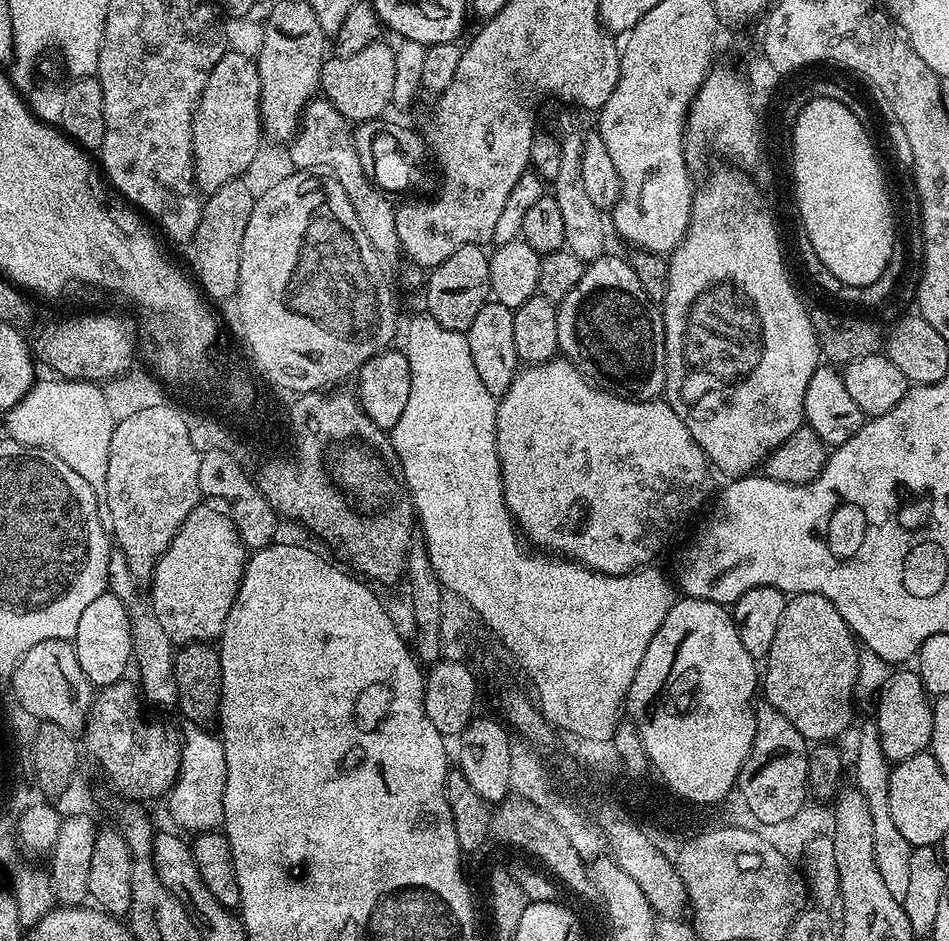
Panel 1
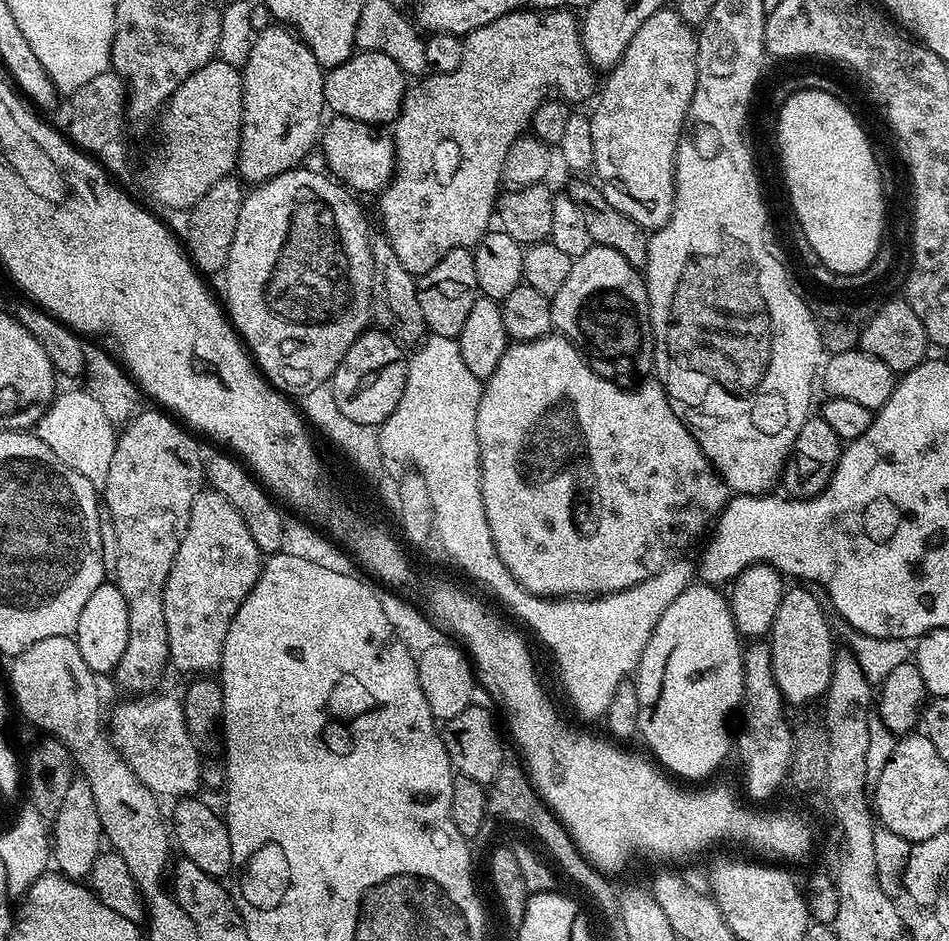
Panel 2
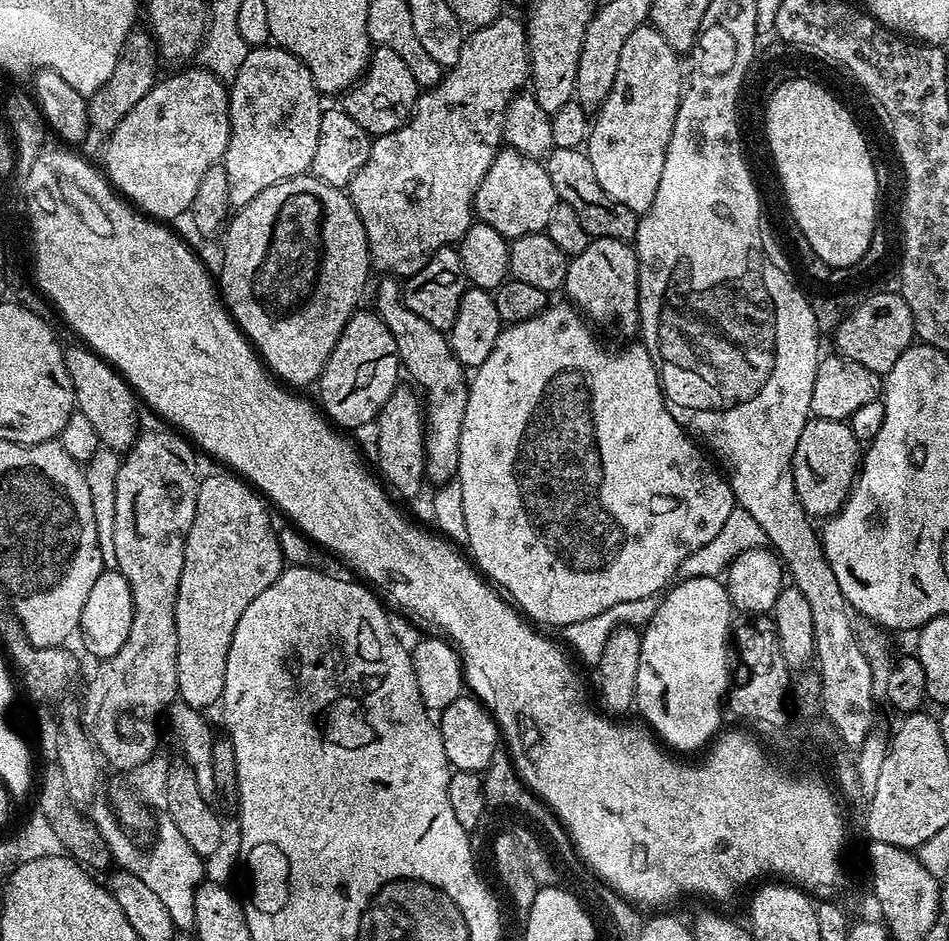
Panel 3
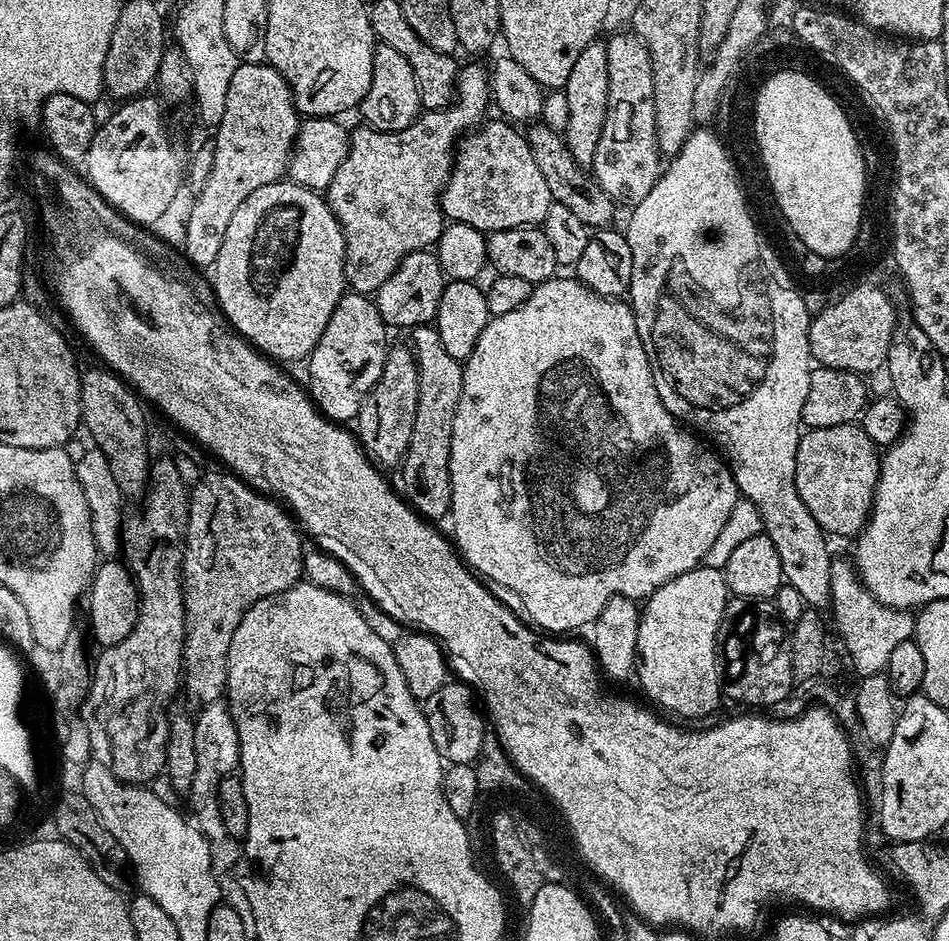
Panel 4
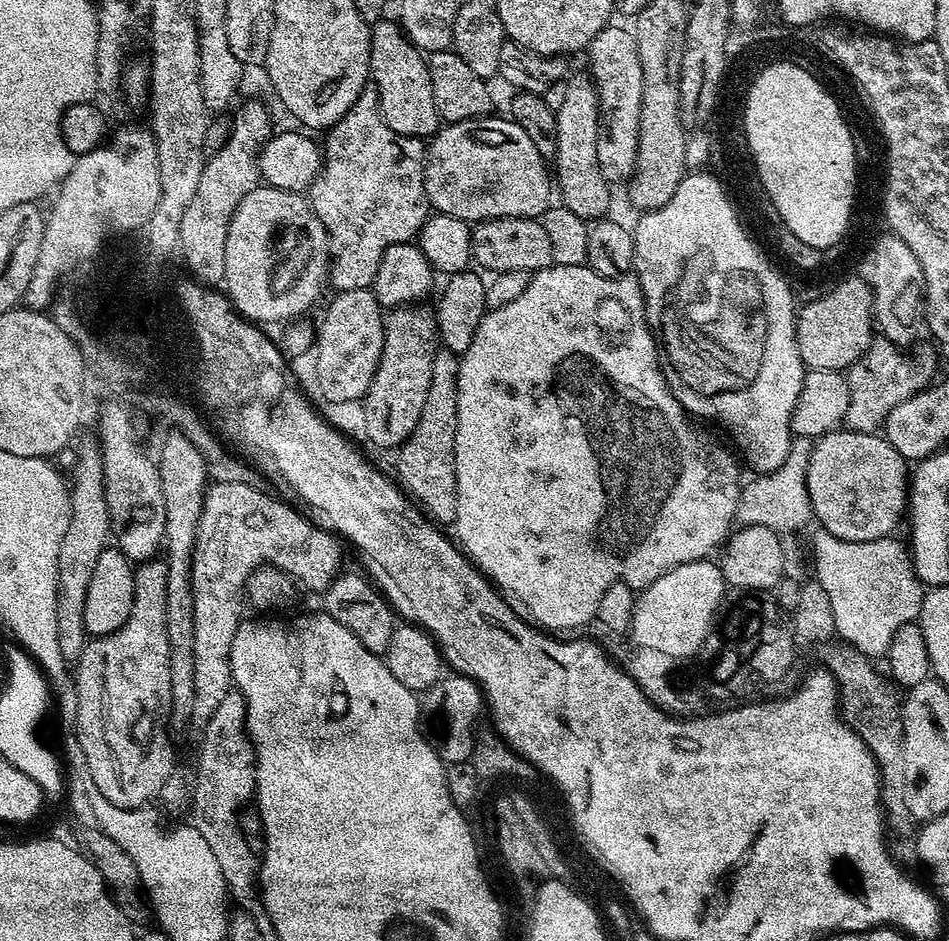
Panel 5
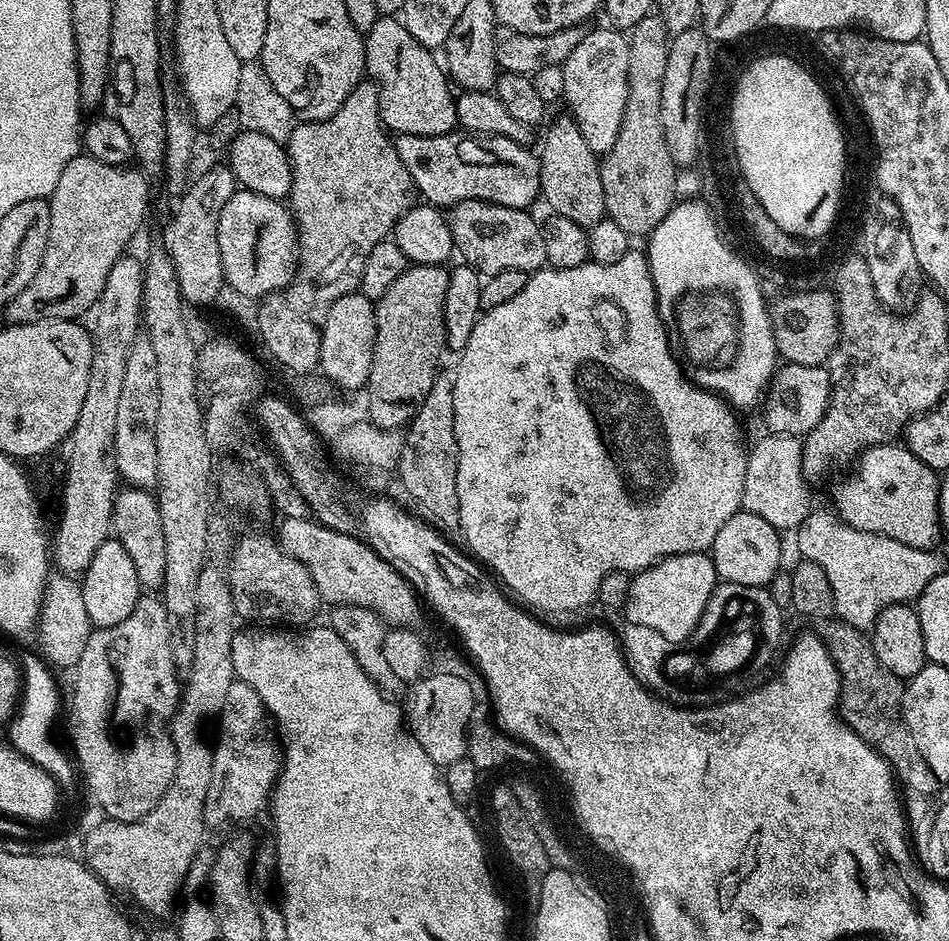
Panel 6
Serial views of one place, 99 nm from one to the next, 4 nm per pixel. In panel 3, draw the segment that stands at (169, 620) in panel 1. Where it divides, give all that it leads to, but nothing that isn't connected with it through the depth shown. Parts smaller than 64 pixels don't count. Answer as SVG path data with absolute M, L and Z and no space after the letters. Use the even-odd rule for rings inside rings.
M227 475L208 476L205 480L203 477L199 481L194 522L184 538L184 565L174 606L174 622L178 630L176 690L180 694L223 693L226 686L226 658L230 654L230 642L234 642L234 626L238 626L238 618L242 618L246 606L250 606L250 602L254 602L254 598L258 598L258 594L262 594L270 582L277 580L286 567L278 528L272 525L272 516L268 513L269 505L262 499L261 493L249 487L241 477Z

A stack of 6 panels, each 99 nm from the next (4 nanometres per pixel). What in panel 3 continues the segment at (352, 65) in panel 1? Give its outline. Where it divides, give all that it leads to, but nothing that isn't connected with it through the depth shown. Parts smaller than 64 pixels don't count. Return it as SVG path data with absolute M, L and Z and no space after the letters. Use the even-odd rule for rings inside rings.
M376 48L373 51L367 69L363 76L343 93L342 107L362 130L366 130L369 136L385 136L394 130L398 130L403 124L408 123L412 113L416 111L416 102L420 98L422 89L414 82L414 74L410 74L410 66L394 54L394 50Z

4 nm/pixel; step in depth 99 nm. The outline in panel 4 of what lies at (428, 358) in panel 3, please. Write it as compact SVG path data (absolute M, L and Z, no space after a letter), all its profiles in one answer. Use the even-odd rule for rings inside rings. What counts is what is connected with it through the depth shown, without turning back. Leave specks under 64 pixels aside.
M421 326L411 329L410 347L416 354L420 375L418 410L414 418L414 434L410 438L408 452L403 458L404 492L407 503L421 516L437 522L452 511L452 487L450 486L450 438L454 434L454 414L458 410L458 398L462 398L462 374L464 365L455 360L442 346L435 327Z

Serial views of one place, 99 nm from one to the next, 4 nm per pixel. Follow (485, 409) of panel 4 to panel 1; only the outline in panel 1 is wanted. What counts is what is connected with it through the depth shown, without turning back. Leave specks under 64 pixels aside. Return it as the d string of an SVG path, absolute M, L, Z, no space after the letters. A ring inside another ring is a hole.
M553 358L541 364L529 364L517 371L514 382L510 382L510 390L506 390L506 394L499 397L496 405L496 449L500 459L506 506L519 531L529 541L532 539L531 543L545 553L574 560L594 572L606 572L611 576L621 576L651 565L655 561L652 559L667 546L668 539L679 530L680 523L712 492L714 472L710 467L708 455L701 450L698 442L694 442L690 430L686 430L686 422L682 422L678 414L674 414L667 400L626 400L623 396L603 392L602 389L589 384L576 367L563 358Z

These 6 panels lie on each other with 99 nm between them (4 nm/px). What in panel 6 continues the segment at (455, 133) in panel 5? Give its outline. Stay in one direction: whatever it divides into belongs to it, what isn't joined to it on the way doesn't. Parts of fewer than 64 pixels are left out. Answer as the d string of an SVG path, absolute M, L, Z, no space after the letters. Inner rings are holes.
M460 130L437 136L399 134L395 137L394 143L398 150L398 158L402 158L402 166L410 170L410 178L414 182L417 193L427 203L451 206L467 200L484 200L488 204L528 210L541 195L540 161L537 153L531 152L528 144L519 144L516 140L505 136L479 137L475 134L465 134Z

